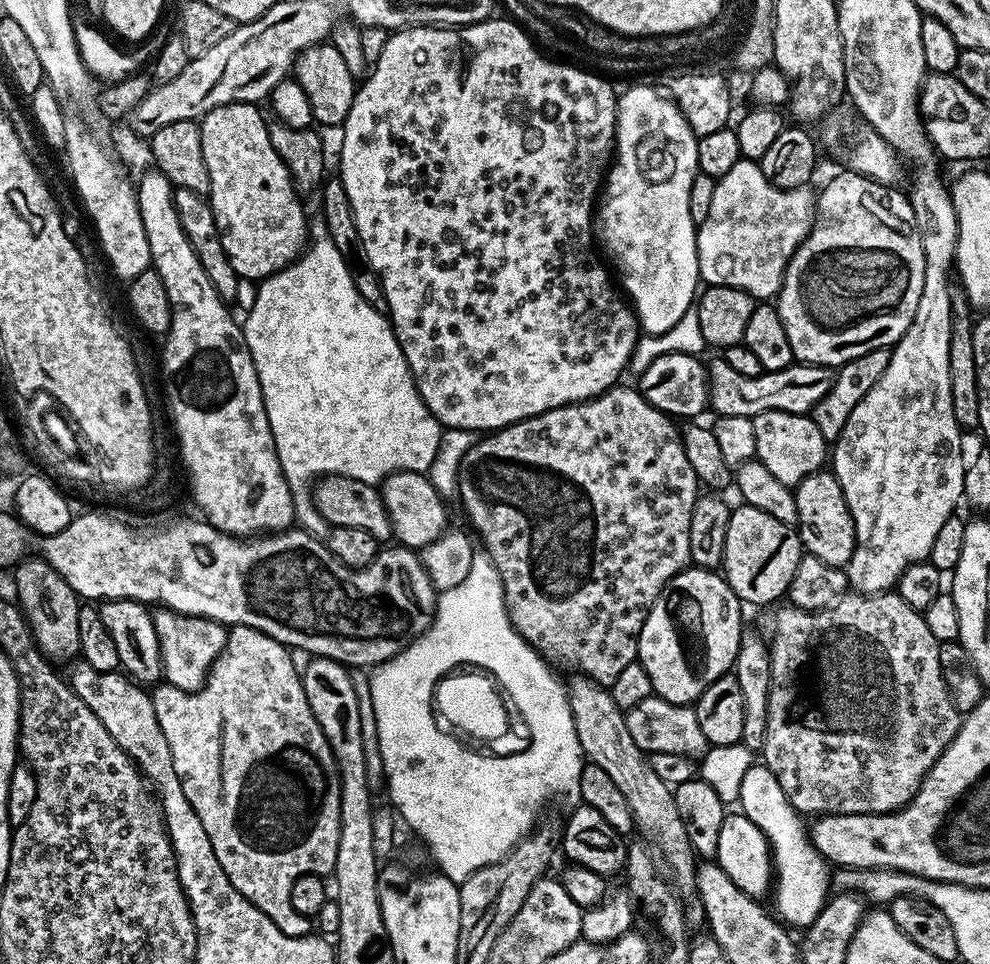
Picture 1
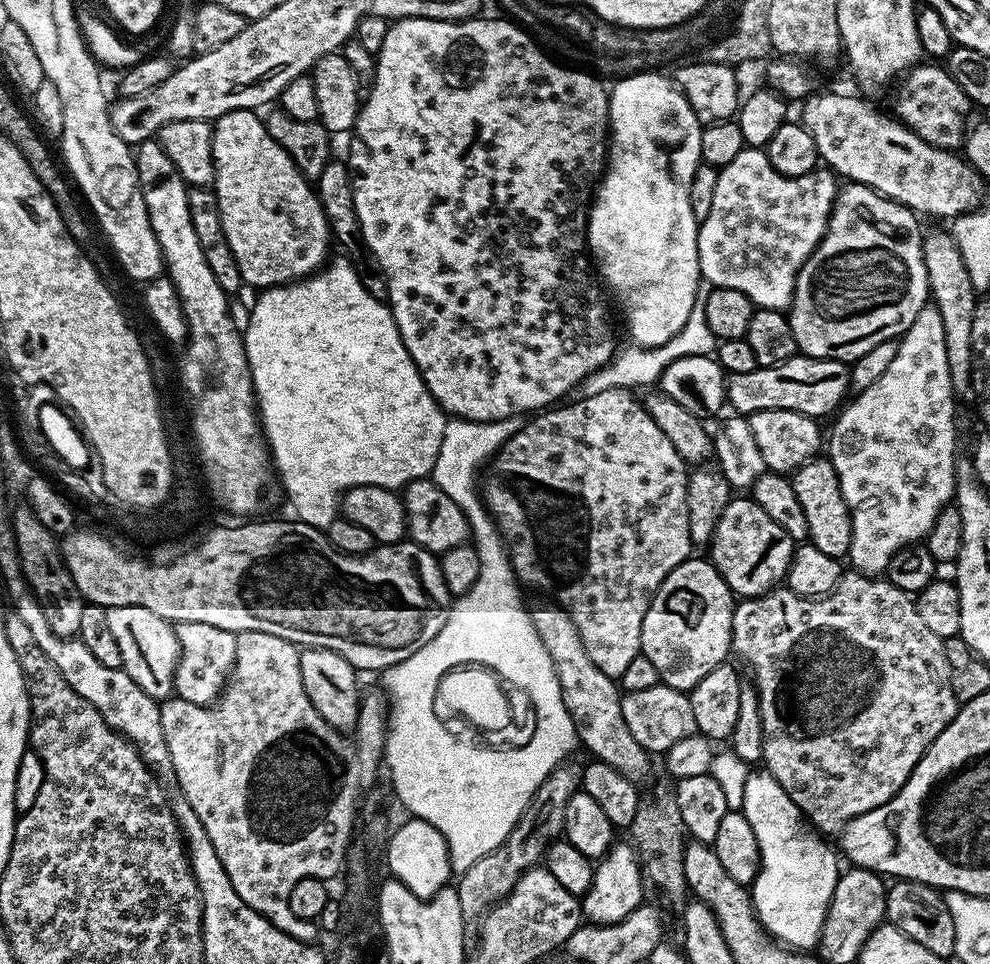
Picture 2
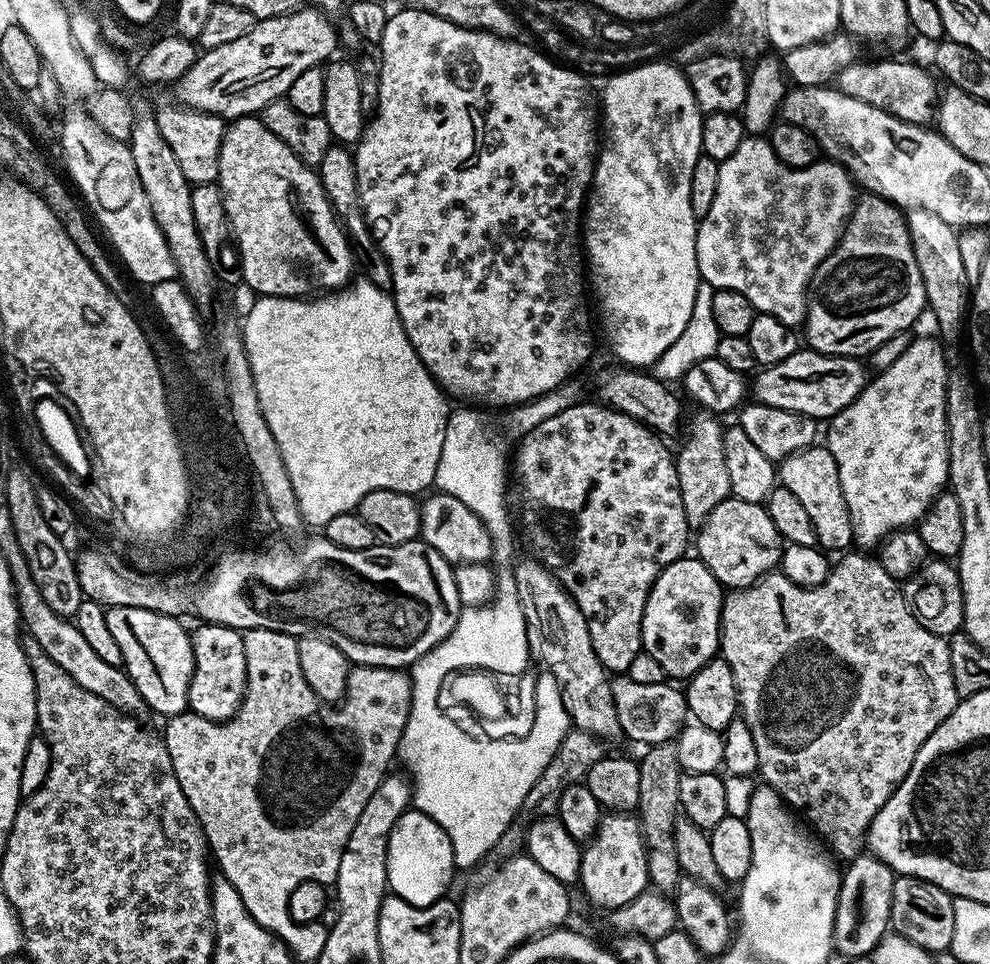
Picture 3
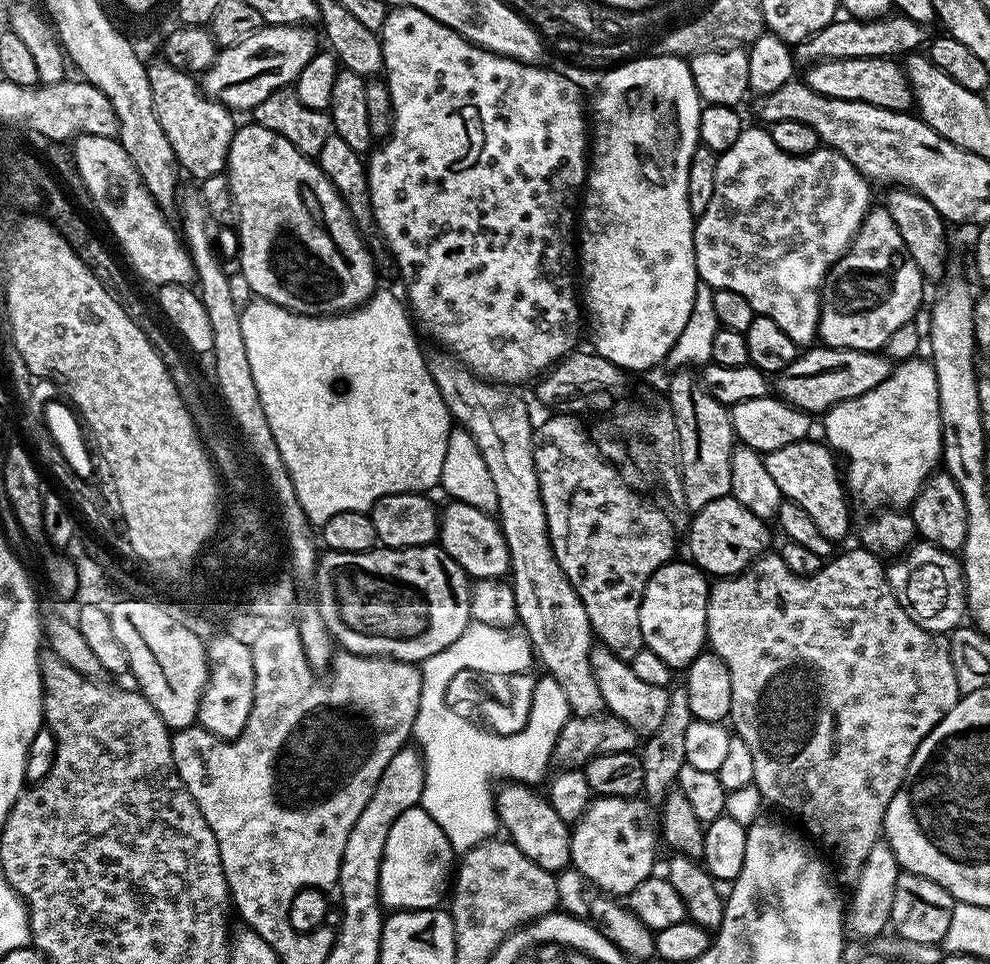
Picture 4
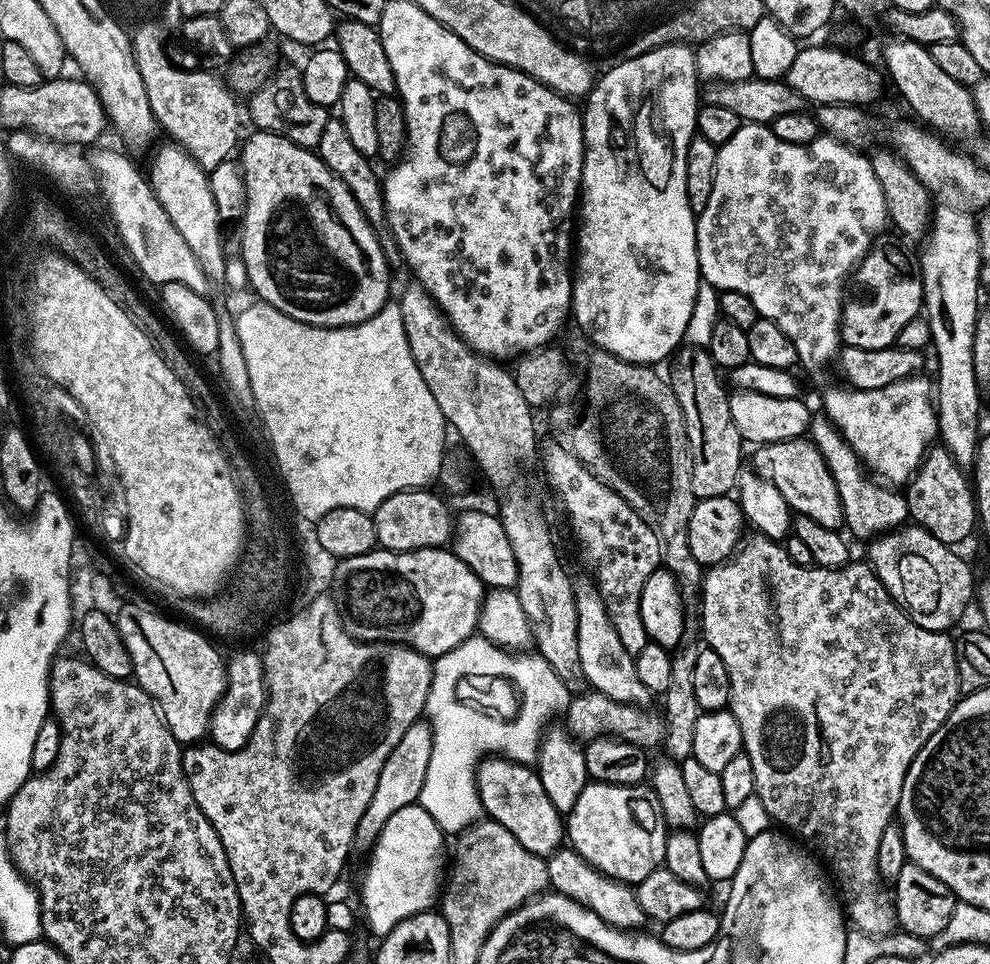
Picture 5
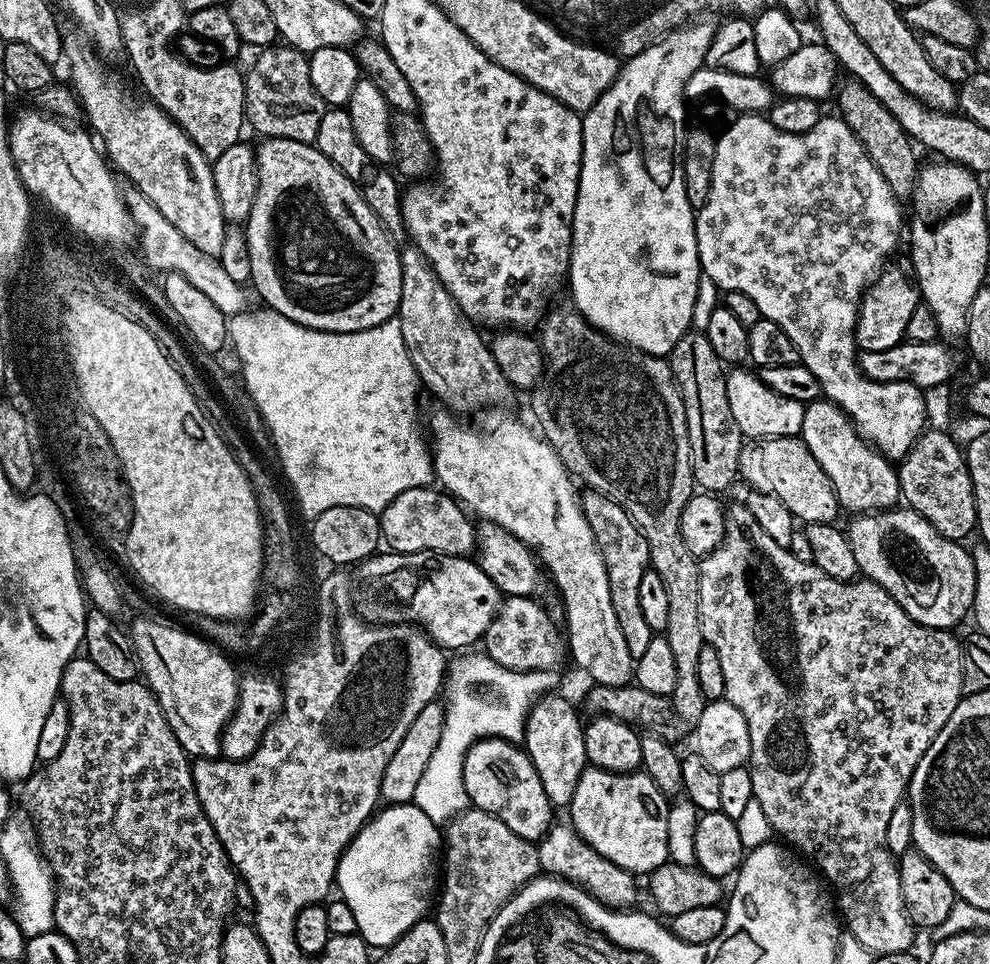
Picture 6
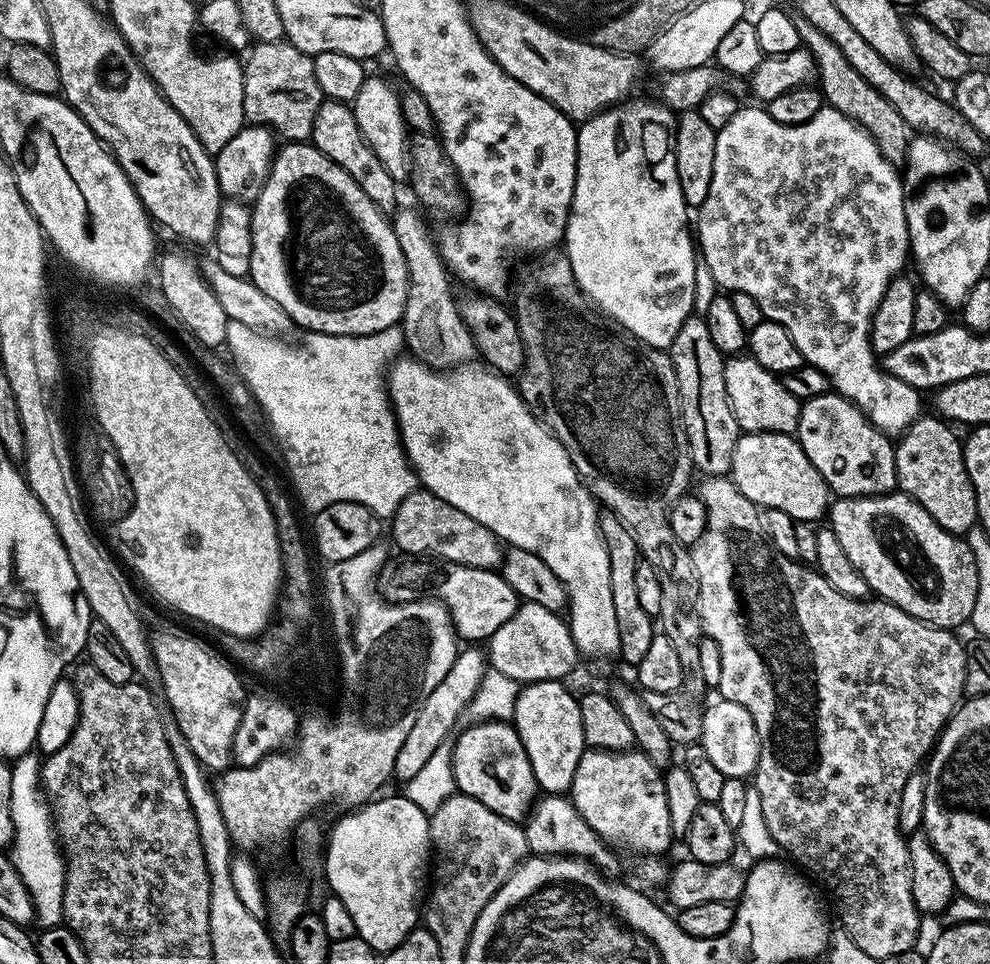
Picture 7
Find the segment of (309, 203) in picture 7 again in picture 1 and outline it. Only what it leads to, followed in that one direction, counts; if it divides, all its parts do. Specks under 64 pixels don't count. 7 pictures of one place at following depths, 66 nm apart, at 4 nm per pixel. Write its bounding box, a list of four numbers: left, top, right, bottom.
[198,104,310,282]

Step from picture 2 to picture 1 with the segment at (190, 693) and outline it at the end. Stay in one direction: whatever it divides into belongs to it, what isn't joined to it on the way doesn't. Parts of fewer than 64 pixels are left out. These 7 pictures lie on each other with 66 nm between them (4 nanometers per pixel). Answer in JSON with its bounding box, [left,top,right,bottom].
[152,606,228,692]

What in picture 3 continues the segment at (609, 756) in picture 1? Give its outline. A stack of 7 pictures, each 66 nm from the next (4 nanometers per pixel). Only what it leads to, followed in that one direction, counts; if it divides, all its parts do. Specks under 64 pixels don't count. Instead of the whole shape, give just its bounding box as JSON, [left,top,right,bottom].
[514,558,622,742]

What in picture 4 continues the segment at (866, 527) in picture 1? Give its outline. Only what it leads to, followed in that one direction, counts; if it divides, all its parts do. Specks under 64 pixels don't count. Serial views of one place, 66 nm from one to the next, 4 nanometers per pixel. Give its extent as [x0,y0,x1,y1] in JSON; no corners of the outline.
[822,358,942,510]

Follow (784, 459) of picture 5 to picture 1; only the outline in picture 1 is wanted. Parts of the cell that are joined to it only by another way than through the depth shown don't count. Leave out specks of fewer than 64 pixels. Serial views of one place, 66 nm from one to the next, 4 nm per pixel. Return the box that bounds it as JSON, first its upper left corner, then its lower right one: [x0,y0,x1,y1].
[794,470,856,569]

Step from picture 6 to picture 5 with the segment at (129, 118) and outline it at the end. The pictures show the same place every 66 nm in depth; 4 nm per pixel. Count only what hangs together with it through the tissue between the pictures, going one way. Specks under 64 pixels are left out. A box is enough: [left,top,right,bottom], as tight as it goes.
[146,142,226,281]

